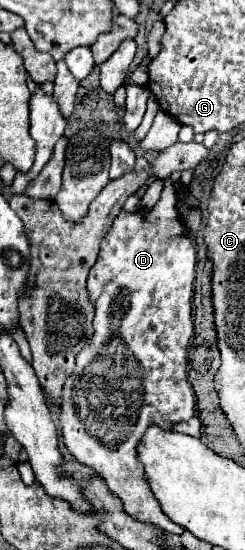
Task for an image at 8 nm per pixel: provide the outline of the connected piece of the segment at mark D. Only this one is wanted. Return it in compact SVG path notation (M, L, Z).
M168 177L153 210L135 214L121 212L101 242L99 258L93 264L87 280L87 290L95 304L95 334L77 354L77 364L65 382L63 404L59 408L63 442L75 460L95 470L95 474L107 484L109 492L123 502L123 510L131 518L153 524L169 534L181 534L183 528L161 512L153 494L149 492L141 464L137 462L137 442L151 424L171 430L175 422L187 420L195 412L195 392L187 380L187 348L193 338L193 282L195 246L179 220L177 190Z

